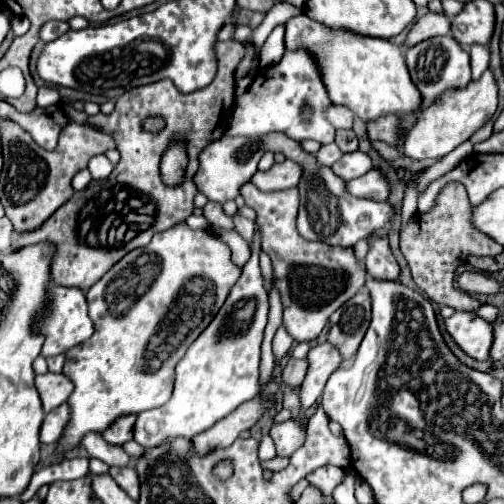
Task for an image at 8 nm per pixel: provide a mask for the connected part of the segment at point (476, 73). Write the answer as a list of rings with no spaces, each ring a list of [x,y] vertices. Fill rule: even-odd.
[[[471,45],[471,47],[469,47],[469,53],[471,53],[473,79],[479,79],[479,77],[481,77],[481,73],[489,67],[491,51],[489,51],[489,47],[483,47],[483,45]]]

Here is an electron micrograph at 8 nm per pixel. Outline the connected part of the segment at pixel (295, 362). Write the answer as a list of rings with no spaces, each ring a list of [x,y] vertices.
[[[289,357],[285,369],[283,369],[283,383],[287,385],[299,385],[303,383],[303,377],[307,375],[307,369],[309,369],[309,361],[307,359],[295,359],[295,357]]]

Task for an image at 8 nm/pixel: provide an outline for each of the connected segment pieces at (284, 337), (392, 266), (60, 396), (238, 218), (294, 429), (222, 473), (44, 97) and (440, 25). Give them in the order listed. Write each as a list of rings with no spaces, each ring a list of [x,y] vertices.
[[[279,327],[275,337],[273,337],[273,355],[275,355],[275,361],[281,361],[289,353],[291,345],[293,345],[293,337]]]
[[[385,229],[373,233],[371,249],[365,257],[367,273],[377,281],[399,281],[399,263],[391,255],[385,235],[387,235]]]
[[[45,373],[45,375],[37,375],[35,377],[35,387],[41,395],[41,403],[43,403],[43,413],[49,413],[51,409],[59,407],[61,403],[65,403],[73,391],[73,381],[69,381],[69,377],[65,377],[63,373]]]
[[[235,213],[233,215],[233,221],[235,221],[235,229],[237,229],[237,233],[247,241],[247,243],[251,243],[251,239],[253,239],[253,221],[249,221],[249,219],[245,219],[243,215],[239,215],[239,213]]]
[[[289,419],[289,421],[283,421],[283,423],[275,423],[271,427],[271,439],[275,441],[277,455],[291,457],[305,443],[307,431],[299,423]]]
[[[223,459],[223,461],[215,463],[215,467],[213,467],[213,475],[215,475],[215,477],[219,477],[221,481],[229,479],[229,477],[233,475],[233,463],[231,463],[231,461],[227,461],[227,459]]]
[[[41,87],[39,89],[39,95],[37,95],[37,105],[39,107],[51,107],[51,105],[57,105],[61,101],[59,93],[51,87]]]
[[[441,11],[441,13],[425,13],[421,19],[417,19],[417,23],[411,27],[405,45],[417,45],[419,41],[425,41],[429,37],[437,37],[437,35],[447,35],[451,31],[451,19]]]

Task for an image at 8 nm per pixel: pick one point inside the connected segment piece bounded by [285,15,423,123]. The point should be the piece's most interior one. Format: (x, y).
(369, 76)

